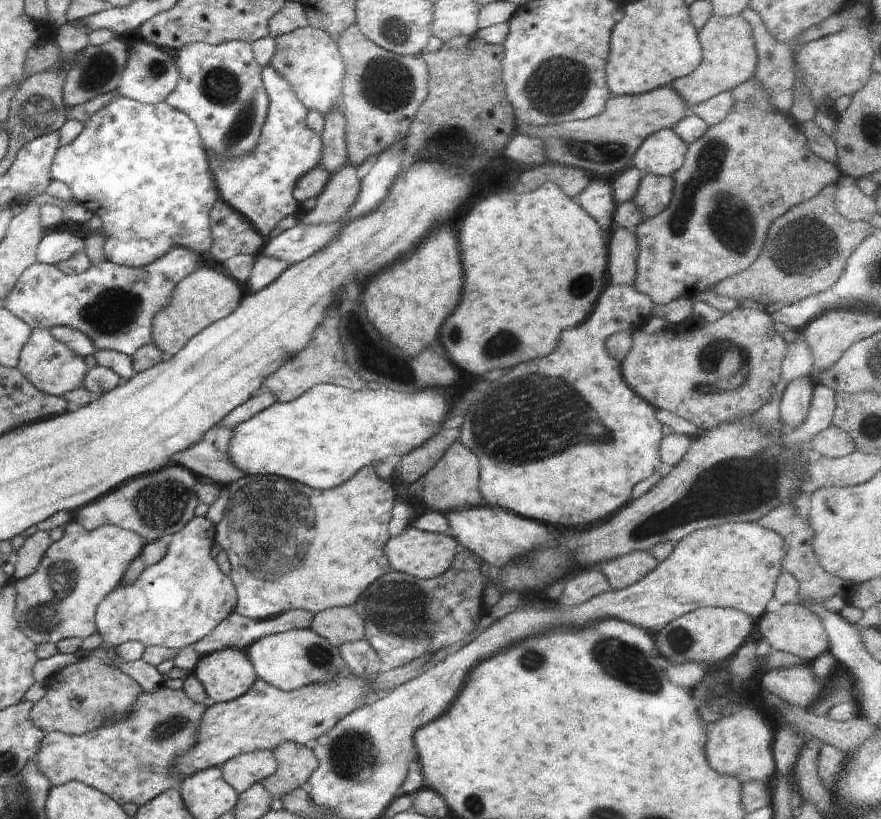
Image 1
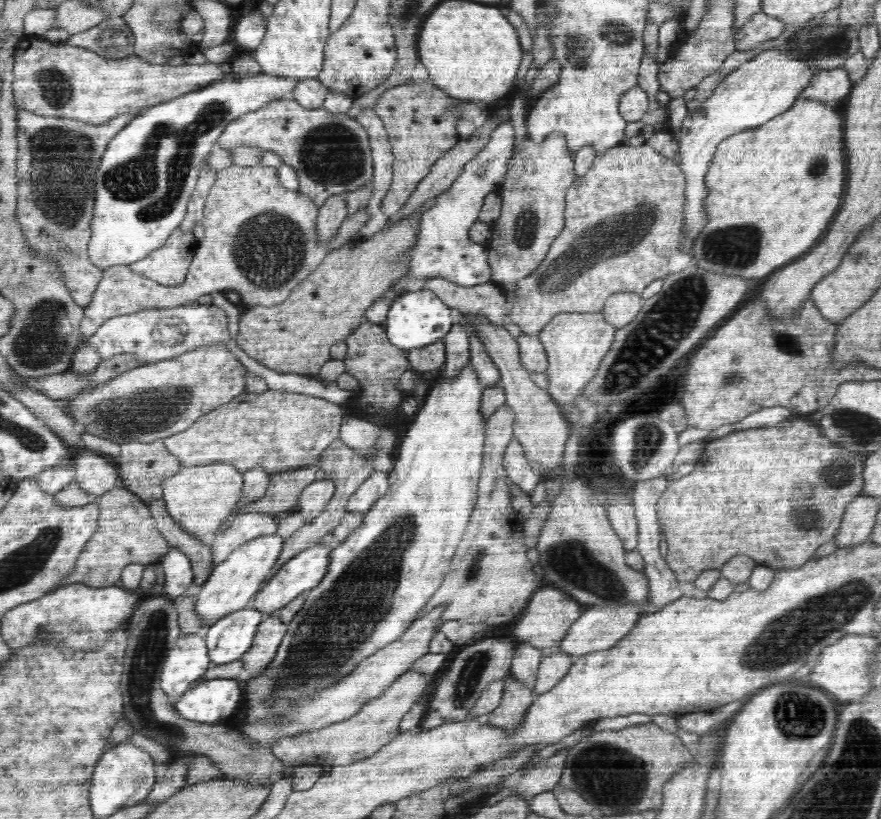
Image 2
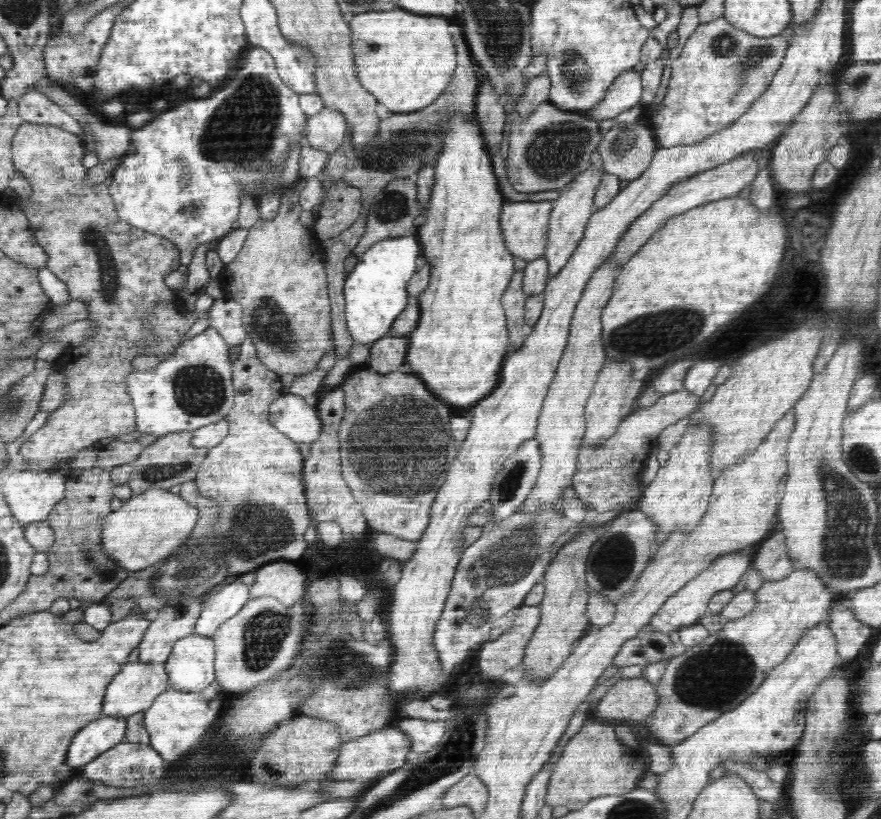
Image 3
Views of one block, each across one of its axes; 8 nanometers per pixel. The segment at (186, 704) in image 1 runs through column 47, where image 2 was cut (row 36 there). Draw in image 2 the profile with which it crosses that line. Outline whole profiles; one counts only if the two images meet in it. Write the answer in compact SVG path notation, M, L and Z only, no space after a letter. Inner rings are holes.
M760 11L733 36L734 48L736 51L749 51L754 45L776 38L787 27L781 20Z

